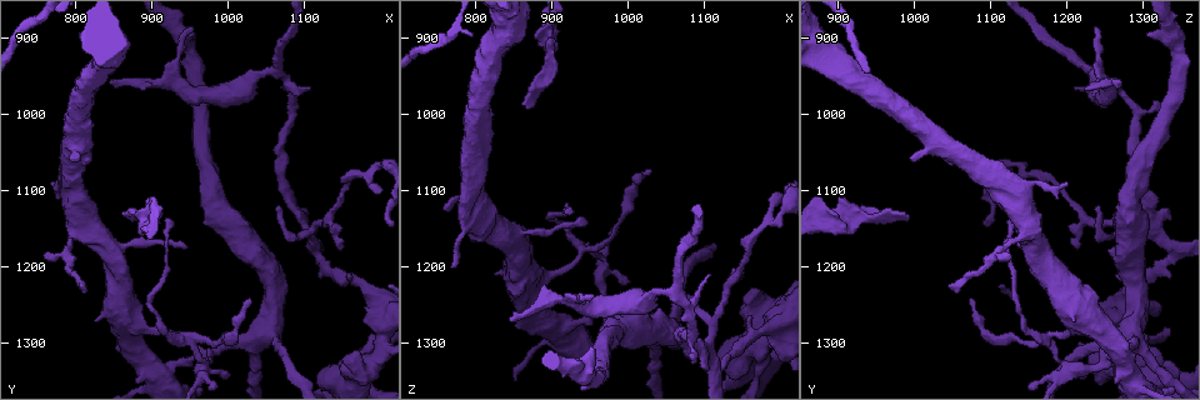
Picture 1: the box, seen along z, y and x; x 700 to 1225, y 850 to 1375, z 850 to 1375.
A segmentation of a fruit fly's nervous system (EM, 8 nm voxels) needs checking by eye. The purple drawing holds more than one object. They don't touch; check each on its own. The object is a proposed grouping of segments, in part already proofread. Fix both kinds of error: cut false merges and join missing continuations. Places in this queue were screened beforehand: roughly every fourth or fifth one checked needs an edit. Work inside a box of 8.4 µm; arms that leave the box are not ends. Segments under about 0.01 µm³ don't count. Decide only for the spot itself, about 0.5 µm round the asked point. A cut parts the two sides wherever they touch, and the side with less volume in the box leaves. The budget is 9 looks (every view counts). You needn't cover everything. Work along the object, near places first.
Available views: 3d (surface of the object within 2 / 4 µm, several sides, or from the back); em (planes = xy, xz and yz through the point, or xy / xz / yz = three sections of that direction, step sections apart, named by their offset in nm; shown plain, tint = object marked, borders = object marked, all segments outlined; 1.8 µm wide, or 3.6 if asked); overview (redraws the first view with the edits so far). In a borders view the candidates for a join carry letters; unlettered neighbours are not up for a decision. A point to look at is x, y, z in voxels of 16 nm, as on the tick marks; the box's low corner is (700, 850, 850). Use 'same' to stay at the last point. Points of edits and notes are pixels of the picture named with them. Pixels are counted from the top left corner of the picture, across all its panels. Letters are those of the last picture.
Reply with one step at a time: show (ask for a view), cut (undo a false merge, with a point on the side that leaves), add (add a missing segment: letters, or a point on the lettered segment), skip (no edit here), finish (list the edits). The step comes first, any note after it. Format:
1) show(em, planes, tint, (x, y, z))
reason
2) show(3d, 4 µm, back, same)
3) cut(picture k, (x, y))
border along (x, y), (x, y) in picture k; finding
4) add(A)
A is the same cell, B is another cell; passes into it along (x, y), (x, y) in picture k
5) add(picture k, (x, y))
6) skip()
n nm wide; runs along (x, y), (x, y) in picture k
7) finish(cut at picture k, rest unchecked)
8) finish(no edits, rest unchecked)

show(3d, 4 µm, (935, 1290, 1180))
side arm on a straight run

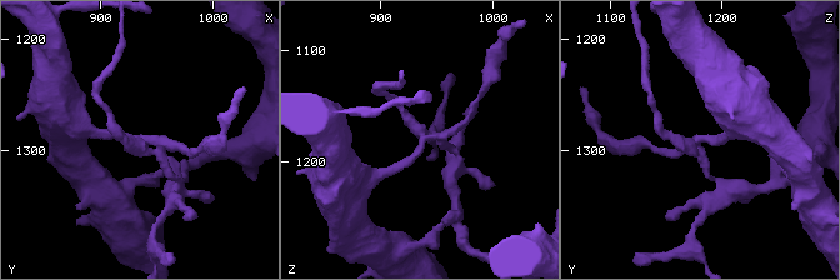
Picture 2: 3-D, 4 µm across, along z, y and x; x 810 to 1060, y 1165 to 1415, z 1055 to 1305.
show(em, planes, borders, (936, 1290, 1182))
need the tissue

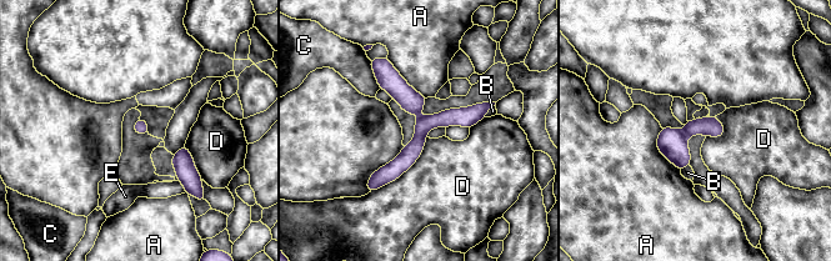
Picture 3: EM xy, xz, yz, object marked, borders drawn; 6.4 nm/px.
cut(picture 3, (672, 144))
D touches over 500 nm; A, B, C, D and E are other cells; border along (682, 131), (687, 136) in picture 3; two neurons meet here

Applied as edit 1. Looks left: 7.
show(3d, 4 µm, back, (905, 1345, 1280))
sudden change in width

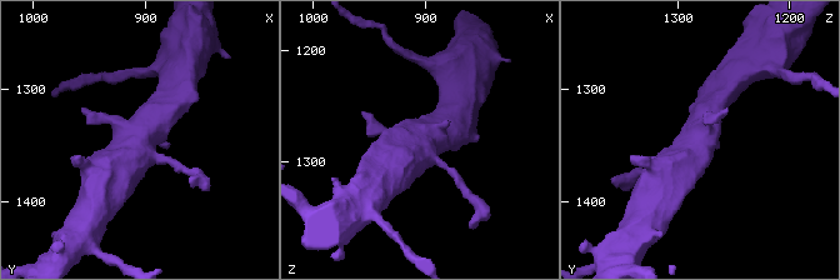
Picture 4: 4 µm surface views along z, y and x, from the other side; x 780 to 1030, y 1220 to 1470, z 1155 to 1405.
show(em, 3.6 µm, planes, plain, (904, 1342, 1282))

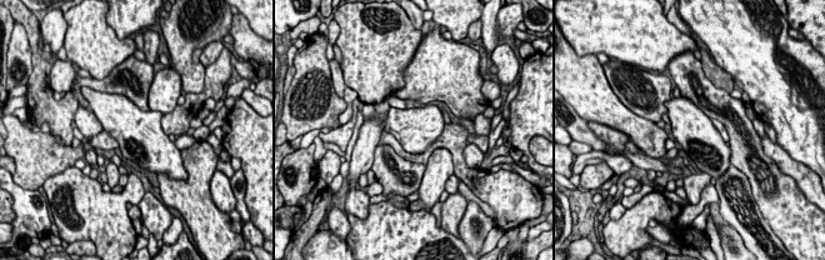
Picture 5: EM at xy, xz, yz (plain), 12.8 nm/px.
show(em, 3.6 µm, planes, borders, same)
see the neighbours

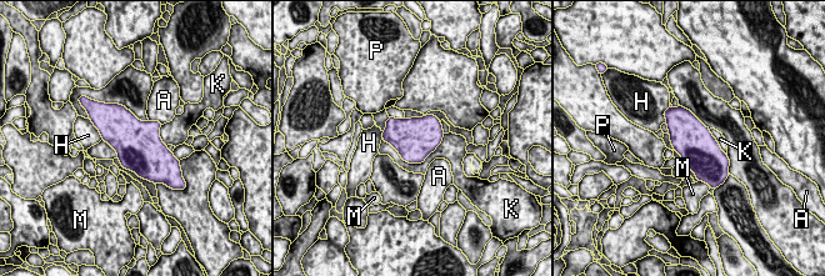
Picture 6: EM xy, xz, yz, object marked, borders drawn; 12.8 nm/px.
skip()
A, H, K, M and P are other cells; border along (444, 134), (420, 162), (383, 139) in picture 6; all the same neuron

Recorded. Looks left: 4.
show(em, 3.6 µm, planes, borders, (1170, 1325, 1300))
calibre changes

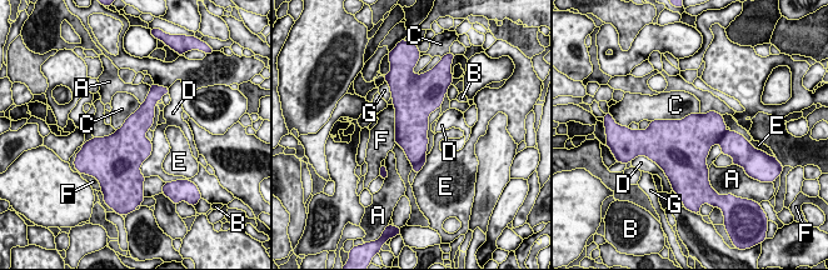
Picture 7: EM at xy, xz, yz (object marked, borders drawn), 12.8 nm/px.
cut(picture 7, (417, 168))
440 nm wide; A, B, C, D, E, F and G are other cells; two neurons meet here

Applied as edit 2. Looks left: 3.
show(overview)
see it whole again

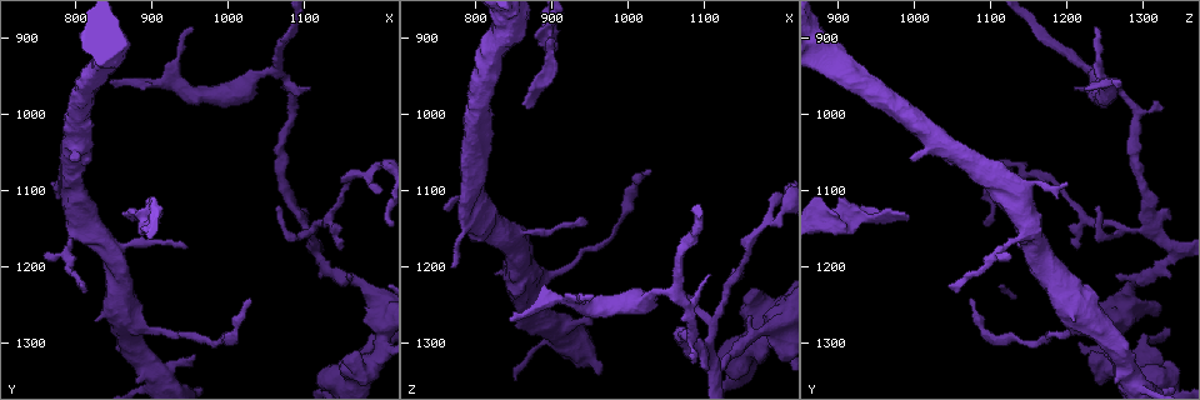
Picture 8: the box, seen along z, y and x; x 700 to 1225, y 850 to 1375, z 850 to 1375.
show(em, xz, step 8, plain, (795, 1090, 1105))
thin arm on a thick one

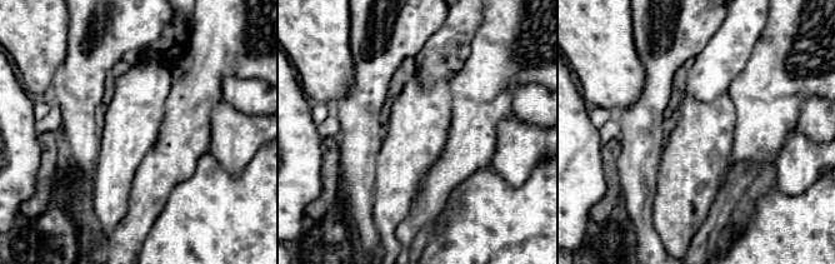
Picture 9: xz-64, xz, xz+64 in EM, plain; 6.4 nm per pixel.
show(em, xz, step 8, borders, same)

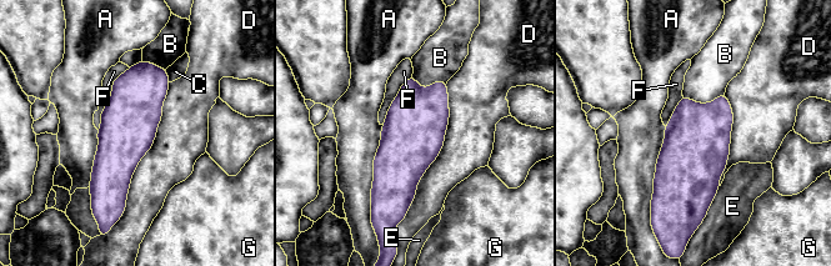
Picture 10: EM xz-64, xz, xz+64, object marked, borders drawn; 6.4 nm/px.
skip()
A, B, C, D, E, F and G are other cells; runs along (143, 64), (114, 205) in picture 10; all the same neuron

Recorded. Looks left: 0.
finish(cut at picture 3, cut at picture 7, rest unchecked)

